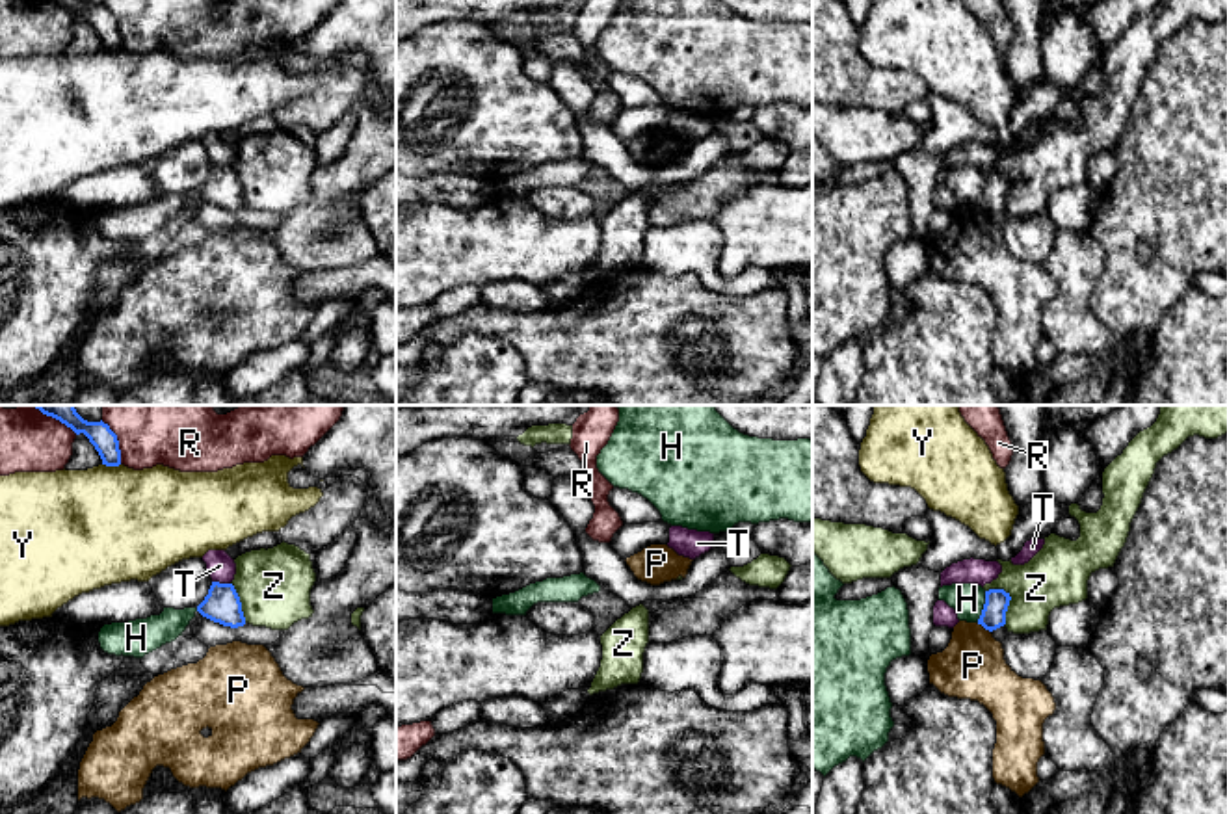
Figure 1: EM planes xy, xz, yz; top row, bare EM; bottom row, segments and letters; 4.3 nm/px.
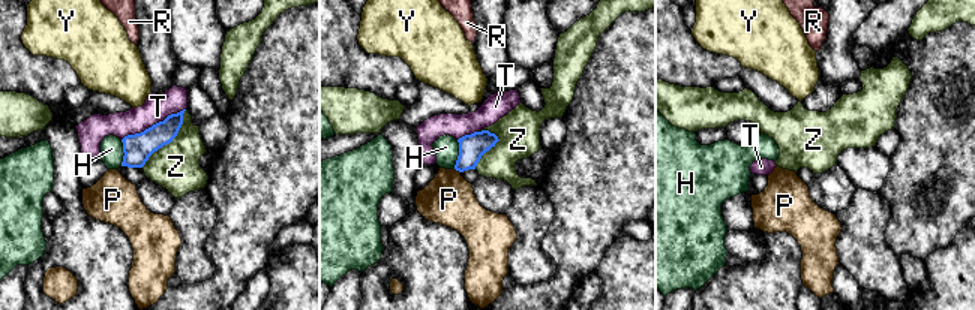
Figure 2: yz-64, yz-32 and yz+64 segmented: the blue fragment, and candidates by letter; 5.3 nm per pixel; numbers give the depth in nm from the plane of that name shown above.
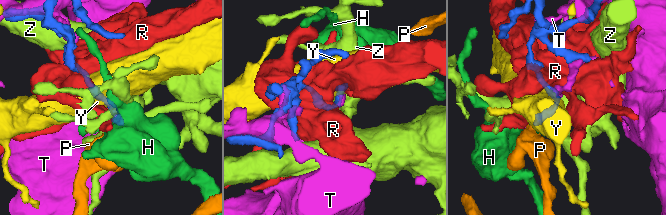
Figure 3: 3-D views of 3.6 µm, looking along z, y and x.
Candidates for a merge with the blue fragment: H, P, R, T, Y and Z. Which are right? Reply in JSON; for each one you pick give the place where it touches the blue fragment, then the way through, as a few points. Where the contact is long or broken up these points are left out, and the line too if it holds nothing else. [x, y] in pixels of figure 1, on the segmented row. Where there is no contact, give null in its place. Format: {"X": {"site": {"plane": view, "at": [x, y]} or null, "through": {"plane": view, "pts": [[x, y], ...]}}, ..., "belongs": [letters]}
{"belongs": []}

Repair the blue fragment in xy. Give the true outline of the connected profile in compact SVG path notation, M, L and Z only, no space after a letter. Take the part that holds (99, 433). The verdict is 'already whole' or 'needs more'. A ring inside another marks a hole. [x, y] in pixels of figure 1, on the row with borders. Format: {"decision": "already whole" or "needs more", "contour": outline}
{"decision": "already whole", "contour": "M33 405L43 414L52 416L71 427L76 435L84 433L89 442L99 452L102 465L106 466L119 466L121 465L121 450L117 435L110 429L108 424L100 422L87 422L84 420L74 405Z"}

